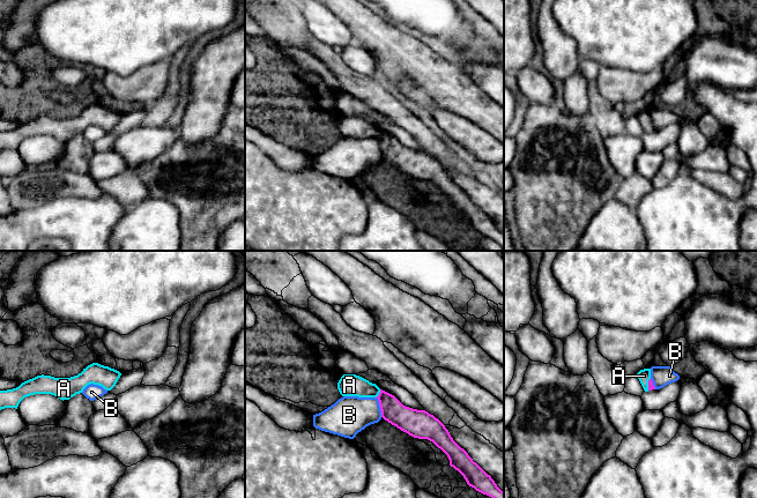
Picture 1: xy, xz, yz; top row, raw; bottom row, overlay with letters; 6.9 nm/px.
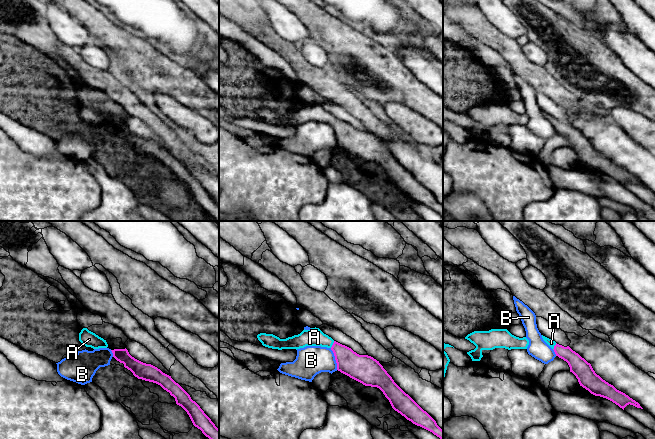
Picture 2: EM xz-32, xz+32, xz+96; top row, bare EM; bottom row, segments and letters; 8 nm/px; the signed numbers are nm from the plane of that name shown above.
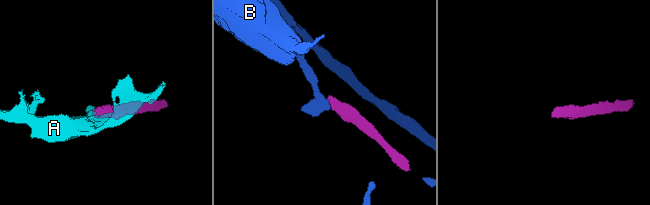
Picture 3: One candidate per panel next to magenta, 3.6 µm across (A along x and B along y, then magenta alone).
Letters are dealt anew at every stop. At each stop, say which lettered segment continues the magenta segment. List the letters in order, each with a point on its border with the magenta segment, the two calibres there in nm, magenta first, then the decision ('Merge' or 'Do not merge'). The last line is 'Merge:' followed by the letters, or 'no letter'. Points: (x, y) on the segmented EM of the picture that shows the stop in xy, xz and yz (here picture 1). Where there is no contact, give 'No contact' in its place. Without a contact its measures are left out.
A: Touches magenta at xz (379, 393). Thickness 160 nm (magenta) against 160 nm. Merge
B: Touches magenta at xz (380, 407). Thickness 180 nm (magenta) against 280 nm. Do not merge
Merge: A

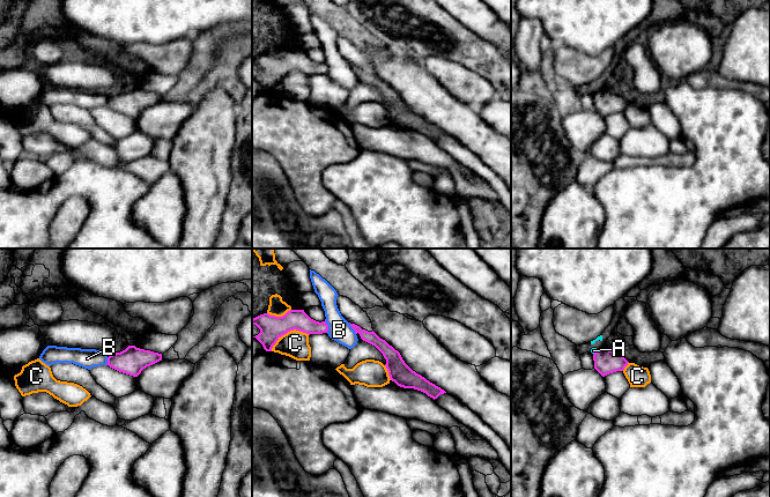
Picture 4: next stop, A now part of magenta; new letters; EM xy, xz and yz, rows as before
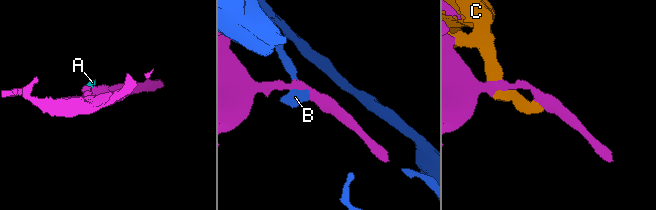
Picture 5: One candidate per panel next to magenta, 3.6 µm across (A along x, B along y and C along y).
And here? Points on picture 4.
A: Touches magenta at yz (597, 351). Thickness 170 nm (magenta) against 40 nm. Do not merge
B: Touches magenta at xz (327, 326). Thickness 140 nm (magenta) against 160 nm. Do not merge
C: Touches magenta at xz (288, 331). Thickness 170 nm (magenta) against 190 nm. Do not merge
Merge: no letter

